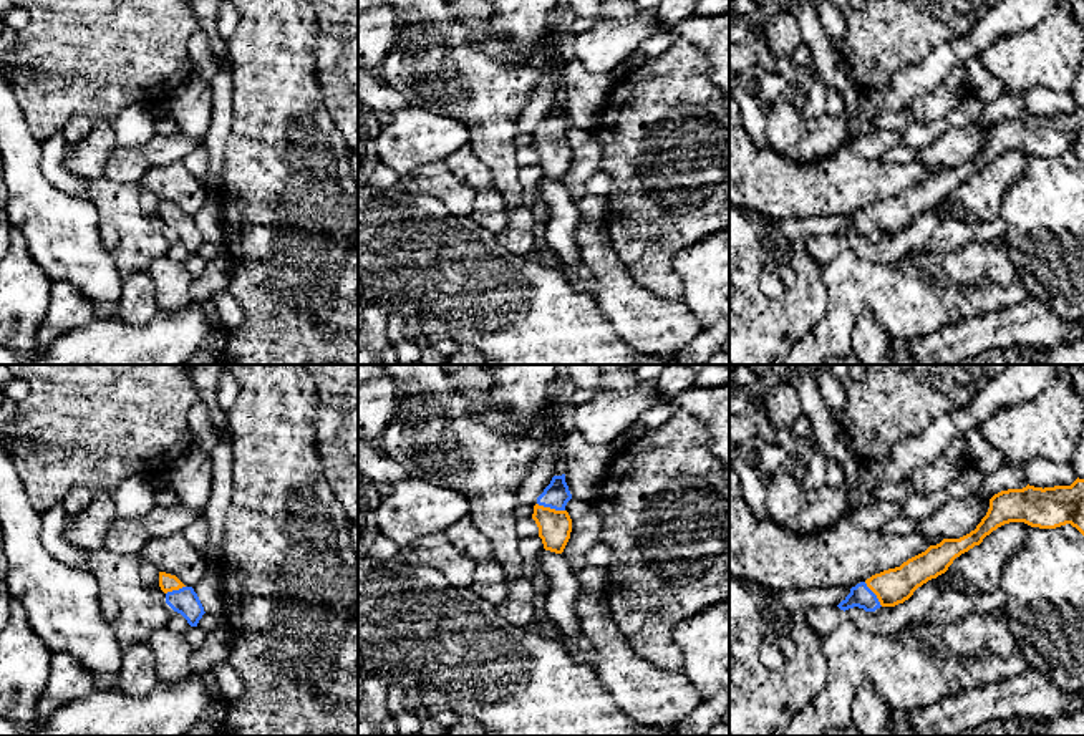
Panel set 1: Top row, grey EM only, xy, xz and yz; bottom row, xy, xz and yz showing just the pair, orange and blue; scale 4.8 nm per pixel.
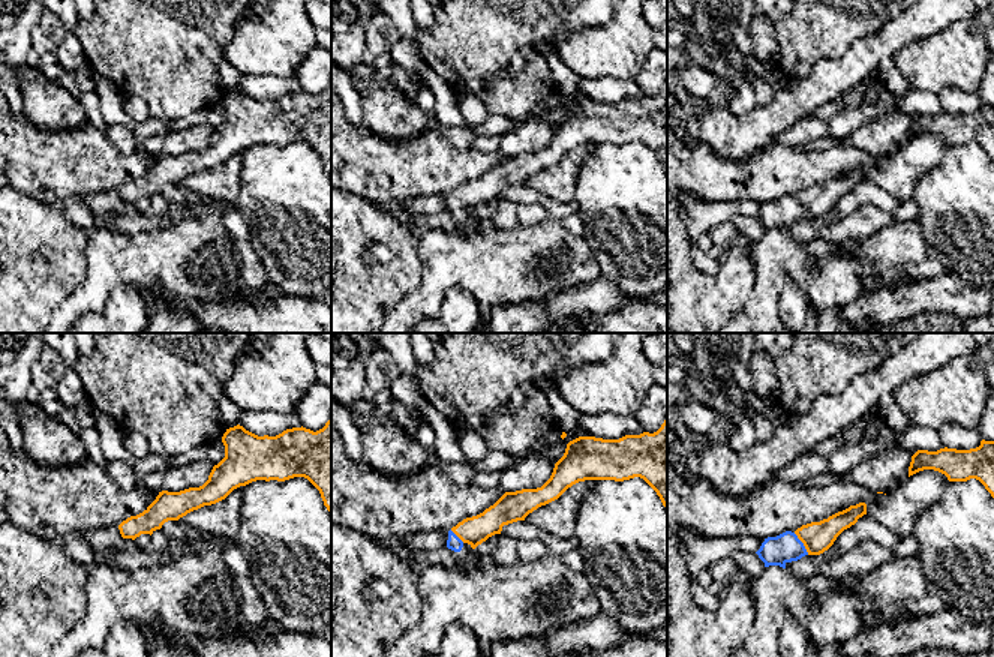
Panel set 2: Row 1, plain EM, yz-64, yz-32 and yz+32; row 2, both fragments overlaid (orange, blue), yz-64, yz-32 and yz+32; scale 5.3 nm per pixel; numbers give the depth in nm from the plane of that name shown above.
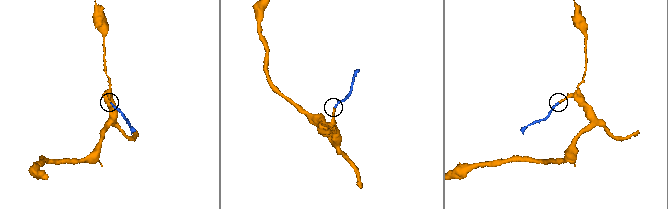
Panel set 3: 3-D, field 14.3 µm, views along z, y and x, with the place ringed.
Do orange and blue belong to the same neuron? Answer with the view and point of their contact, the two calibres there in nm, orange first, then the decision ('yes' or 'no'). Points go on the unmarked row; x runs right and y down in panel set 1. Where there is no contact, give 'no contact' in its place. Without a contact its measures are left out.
contact xz (549, 136); calibres 160 and 130 nm; yes

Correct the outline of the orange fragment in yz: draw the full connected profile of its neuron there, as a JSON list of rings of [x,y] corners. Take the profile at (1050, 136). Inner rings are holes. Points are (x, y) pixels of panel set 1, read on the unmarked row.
[[[1084,108],[1071,114],[1008,118],[990,128],[990,138],[975,159],[960,167],[943,167],[900,196],[872,204],[850,217],[837,234],[875,240],[908,229],[913,220],[932,207],[945,202],[956,186],[980,174],[986,164],[1009,151],[1031,156],[1056,157],[1071,153],[1084,164]]]

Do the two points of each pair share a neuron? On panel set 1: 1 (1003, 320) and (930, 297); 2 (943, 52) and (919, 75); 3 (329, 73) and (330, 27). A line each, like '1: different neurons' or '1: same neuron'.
1: different neurons
2: same neuron
3: same neuron

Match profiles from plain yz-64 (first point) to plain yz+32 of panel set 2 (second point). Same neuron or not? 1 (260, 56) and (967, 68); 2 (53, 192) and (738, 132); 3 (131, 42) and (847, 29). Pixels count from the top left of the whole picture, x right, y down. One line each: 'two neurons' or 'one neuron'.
1: one neuron
2: two neurons
3: one neuron

